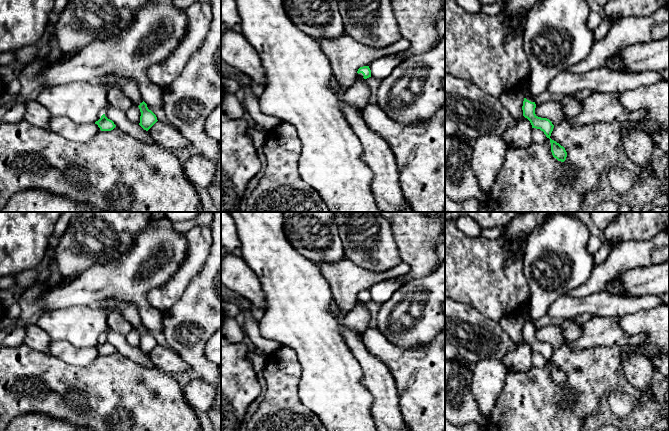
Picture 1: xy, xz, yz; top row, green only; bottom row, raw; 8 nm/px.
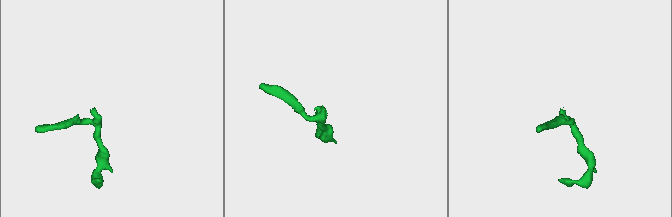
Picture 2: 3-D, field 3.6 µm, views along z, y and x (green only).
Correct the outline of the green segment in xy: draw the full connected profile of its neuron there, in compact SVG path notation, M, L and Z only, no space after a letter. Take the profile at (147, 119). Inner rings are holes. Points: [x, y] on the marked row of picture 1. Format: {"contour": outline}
{"contour": "M113 75L110 77L116 78L118 82L107 87L115 86L120 88L132 100L133 104L139 107L141 112L139 125L148 131L158 120L156 115L148 109L147 104L143 101L139 92L138 83L134 79L124 76Z"}

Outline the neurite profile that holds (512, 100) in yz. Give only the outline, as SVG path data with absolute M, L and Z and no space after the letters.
M512 89L503 93L499 100L514 118L519 119L523 116L524 98L522 90Z

